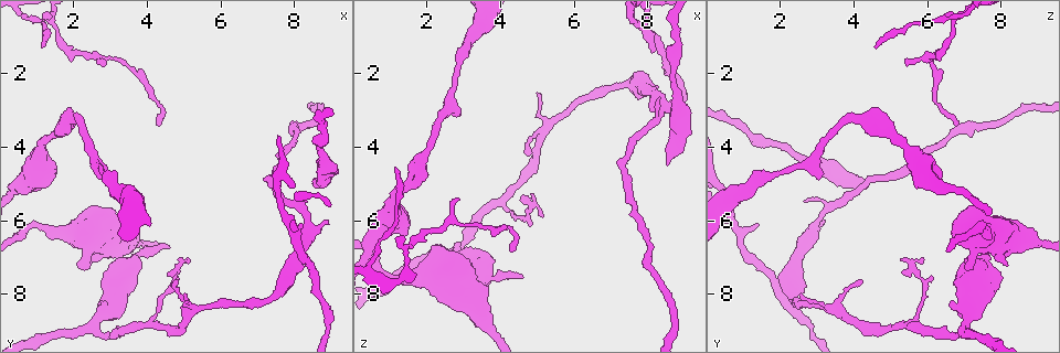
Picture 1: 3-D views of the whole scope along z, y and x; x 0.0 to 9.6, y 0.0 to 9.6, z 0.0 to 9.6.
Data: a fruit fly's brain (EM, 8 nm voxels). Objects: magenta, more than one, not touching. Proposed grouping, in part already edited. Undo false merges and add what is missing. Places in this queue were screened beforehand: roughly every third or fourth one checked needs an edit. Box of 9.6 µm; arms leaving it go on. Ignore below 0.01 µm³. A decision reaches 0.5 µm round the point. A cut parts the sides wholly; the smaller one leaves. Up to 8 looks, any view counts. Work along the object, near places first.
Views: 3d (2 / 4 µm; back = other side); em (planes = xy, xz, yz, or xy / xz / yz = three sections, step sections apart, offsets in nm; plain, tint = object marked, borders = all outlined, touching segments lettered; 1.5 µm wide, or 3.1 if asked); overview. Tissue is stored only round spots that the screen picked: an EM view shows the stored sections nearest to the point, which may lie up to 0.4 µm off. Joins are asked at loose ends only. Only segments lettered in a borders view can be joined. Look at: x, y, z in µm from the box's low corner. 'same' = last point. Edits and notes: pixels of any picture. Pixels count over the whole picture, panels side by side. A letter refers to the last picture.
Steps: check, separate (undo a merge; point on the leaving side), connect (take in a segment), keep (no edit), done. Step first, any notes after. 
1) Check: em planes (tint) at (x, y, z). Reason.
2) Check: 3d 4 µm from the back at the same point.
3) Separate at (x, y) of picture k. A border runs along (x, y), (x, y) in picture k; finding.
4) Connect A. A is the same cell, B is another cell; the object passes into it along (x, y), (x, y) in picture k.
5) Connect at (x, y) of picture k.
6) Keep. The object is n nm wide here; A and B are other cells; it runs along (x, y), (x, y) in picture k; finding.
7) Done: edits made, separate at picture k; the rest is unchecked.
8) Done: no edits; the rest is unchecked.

Check: em planes (borders) at (2.85, 1.80, 5.50). Tapers out.

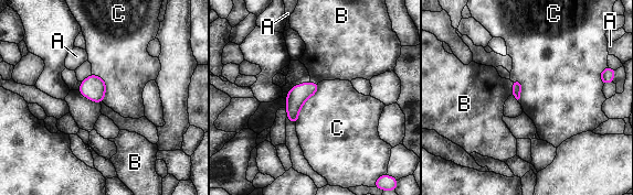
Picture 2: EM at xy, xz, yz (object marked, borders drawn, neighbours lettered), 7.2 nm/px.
Keep. A, B and C are other cells; a border runs along (318, 84), (295, 123) in picture 2; no lettered segment goes on from it.

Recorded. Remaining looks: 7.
Check: em planes (borders) at (4.35, 3.50, 6.75). Tapers out.

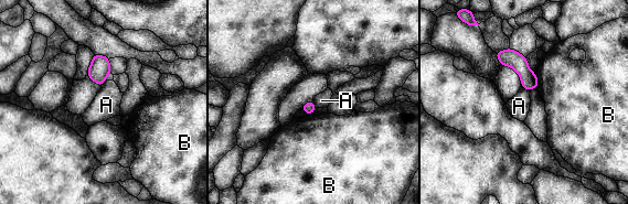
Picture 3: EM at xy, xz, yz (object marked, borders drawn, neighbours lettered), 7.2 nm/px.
Keep. A and B are other cells; no lettered segment goes on from it.

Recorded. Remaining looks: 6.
Check: em planes (borders) at (2.85, 4.85, 2.95). Thin end.

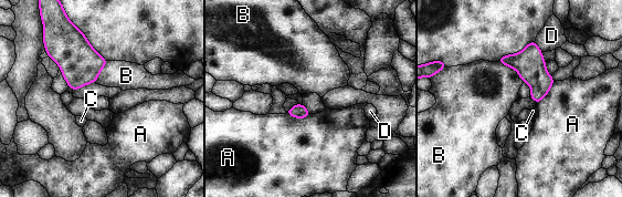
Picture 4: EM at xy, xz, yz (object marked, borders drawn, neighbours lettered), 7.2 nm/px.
Keep. The longest contact is with B, 260 nm; A, B, C and D are other cells; none of them fits.

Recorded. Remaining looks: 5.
Done: no edits; the rest is unchecked.

